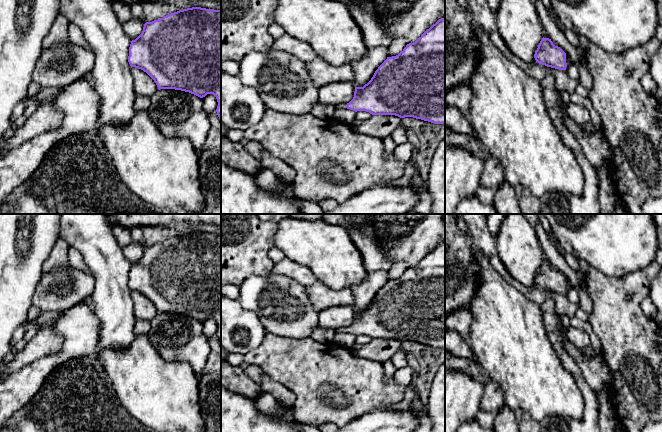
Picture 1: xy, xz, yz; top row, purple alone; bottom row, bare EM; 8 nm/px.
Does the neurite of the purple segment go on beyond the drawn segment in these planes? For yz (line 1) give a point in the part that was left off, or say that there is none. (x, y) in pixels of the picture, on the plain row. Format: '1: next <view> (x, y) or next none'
1: next none

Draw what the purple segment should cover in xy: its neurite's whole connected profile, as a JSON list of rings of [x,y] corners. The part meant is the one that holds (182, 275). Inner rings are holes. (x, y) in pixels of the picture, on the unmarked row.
[[[192,231],[146,246],[142,257],[131,265],[128,286],[131,292],[146,296],[158,313],[181,314],[200,322],[213,318],[218,326],[216,336],[221,345],[221,234]]]

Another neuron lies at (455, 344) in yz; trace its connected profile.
[[[445,328],[445,351],[460,358],[477,359],[467,338]]]

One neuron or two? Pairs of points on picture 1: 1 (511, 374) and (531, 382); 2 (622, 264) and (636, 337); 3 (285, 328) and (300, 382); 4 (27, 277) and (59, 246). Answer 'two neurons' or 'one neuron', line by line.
1: one neuron
2: two neurons
3: two neurons
4: two neurons

